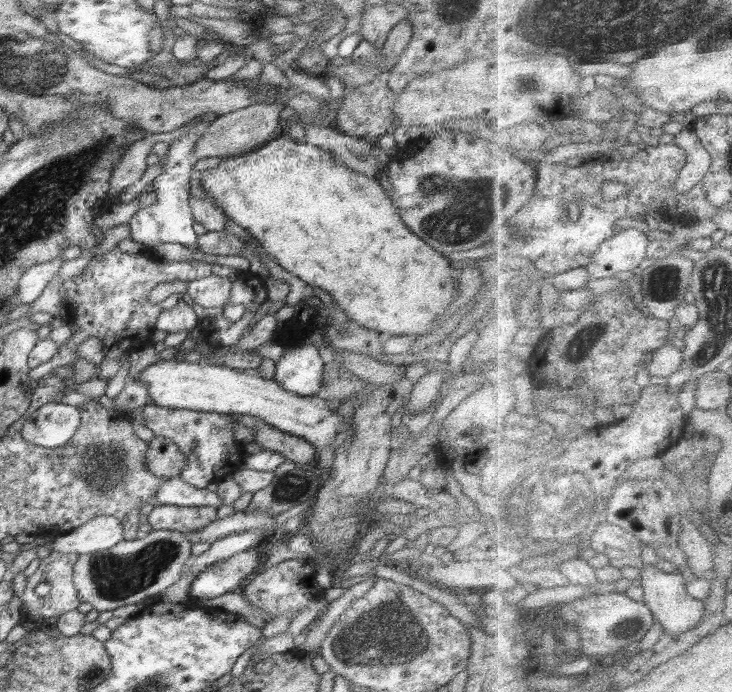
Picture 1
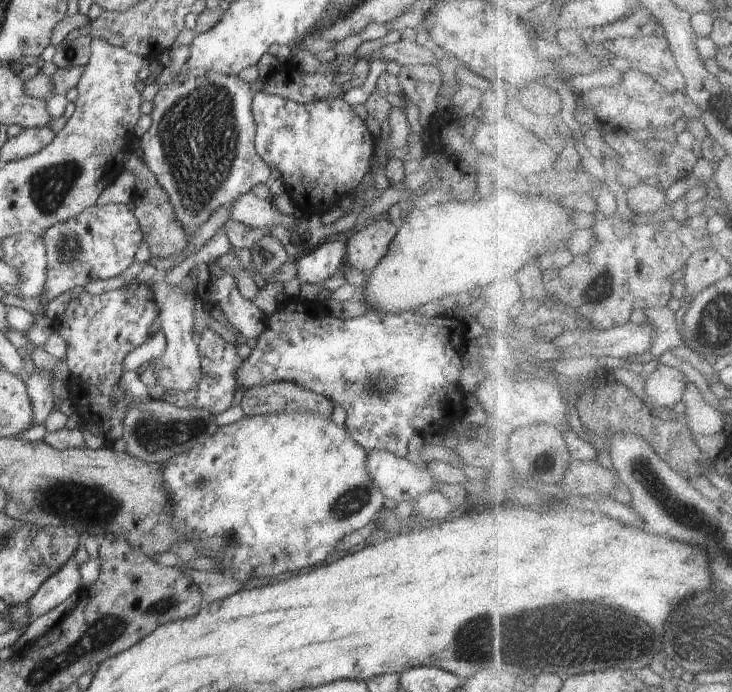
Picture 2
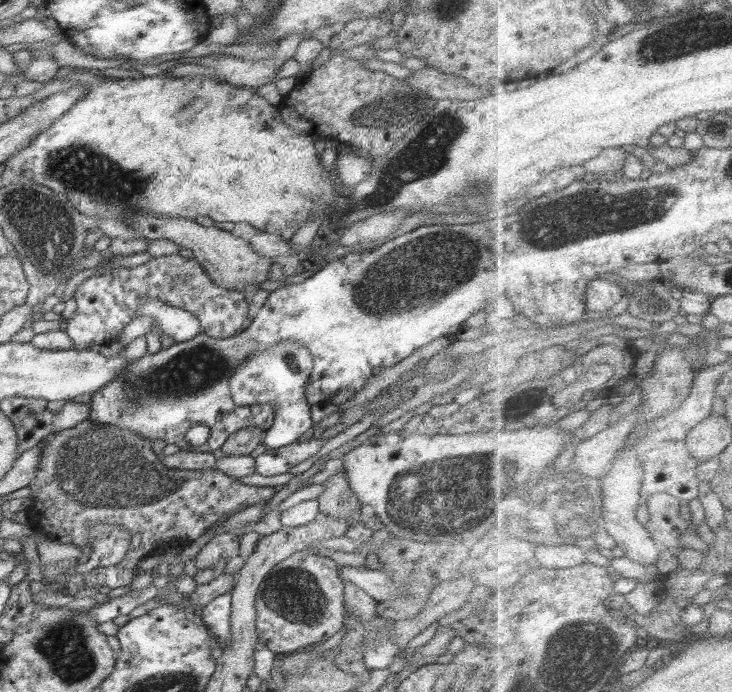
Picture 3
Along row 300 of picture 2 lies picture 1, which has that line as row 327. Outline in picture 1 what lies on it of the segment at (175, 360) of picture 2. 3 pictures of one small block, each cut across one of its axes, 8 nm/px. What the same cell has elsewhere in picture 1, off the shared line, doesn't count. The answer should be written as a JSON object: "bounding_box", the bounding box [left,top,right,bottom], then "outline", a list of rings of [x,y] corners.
{"bounding_box":[154,300,199,333],"outline":[[[179,300],[171,309],[164,309],[156,319],[154,330],[162,330],[166,333],[192,331],[199,321],[197,320],[197,308],[190,301]]]}

